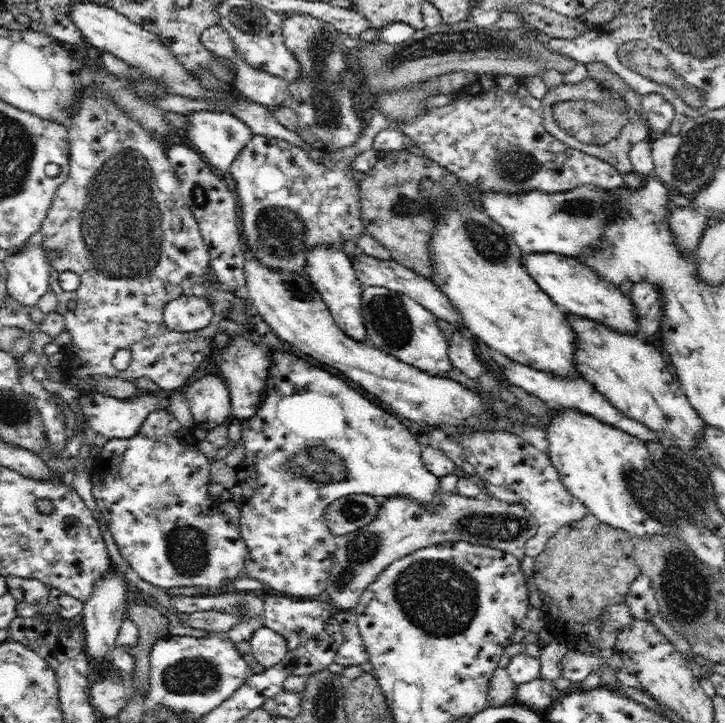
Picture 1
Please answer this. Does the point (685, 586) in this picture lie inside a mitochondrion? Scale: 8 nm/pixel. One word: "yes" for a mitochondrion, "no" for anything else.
yes

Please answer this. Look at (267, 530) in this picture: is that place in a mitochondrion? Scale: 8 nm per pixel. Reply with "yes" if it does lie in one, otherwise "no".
no

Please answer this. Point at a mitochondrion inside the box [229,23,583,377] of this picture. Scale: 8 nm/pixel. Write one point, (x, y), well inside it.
(447, 42)

